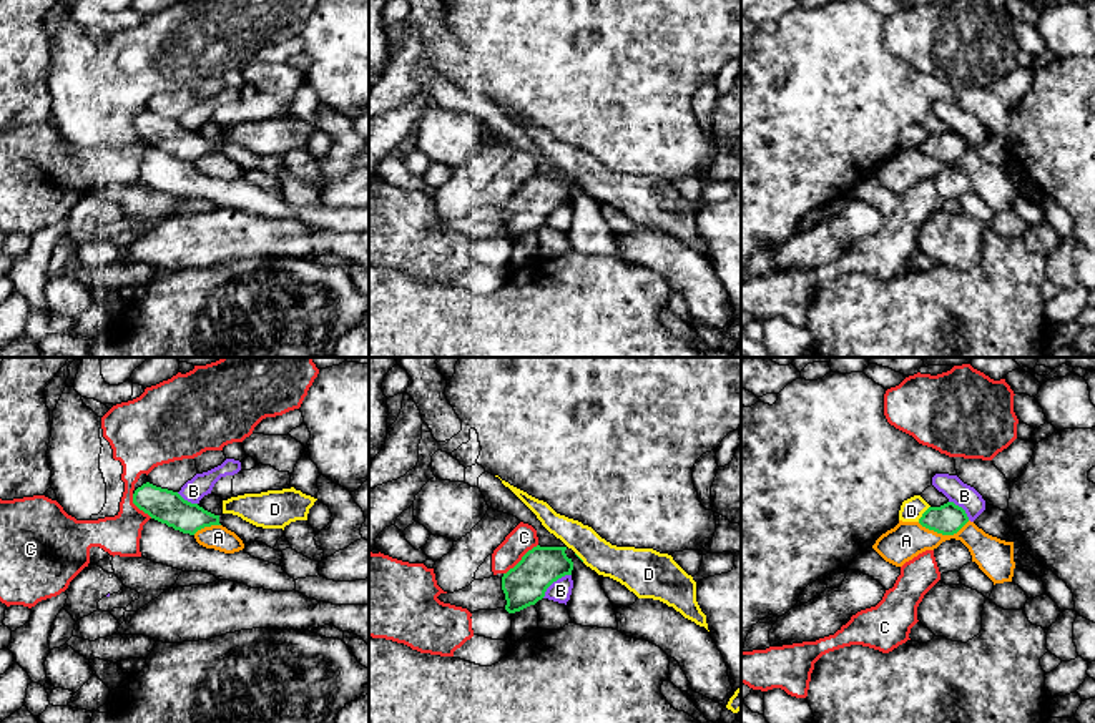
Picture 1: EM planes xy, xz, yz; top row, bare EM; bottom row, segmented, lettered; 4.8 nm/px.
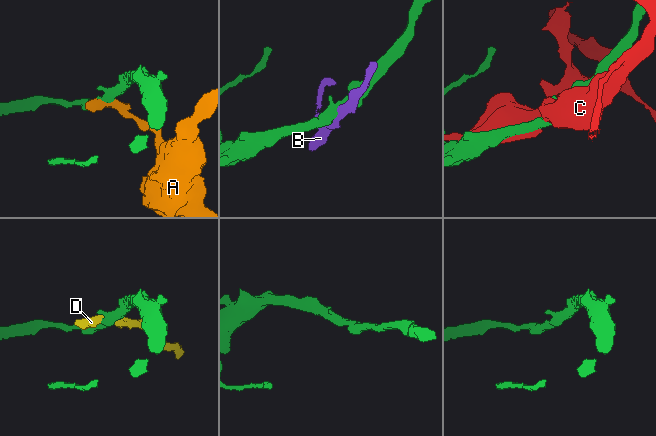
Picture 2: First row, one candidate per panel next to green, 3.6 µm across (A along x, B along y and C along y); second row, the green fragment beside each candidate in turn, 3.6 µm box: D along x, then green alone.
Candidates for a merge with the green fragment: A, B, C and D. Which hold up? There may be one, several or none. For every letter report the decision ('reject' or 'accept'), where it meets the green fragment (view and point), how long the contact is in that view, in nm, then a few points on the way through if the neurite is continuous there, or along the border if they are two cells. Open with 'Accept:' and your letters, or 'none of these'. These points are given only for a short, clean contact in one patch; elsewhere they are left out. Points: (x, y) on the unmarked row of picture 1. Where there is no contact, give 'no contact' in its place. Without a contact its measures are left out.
Accept: none of these
A: reject | yz (942, 162) | 260 nm | along yz (969, 148), (952, 162), (937, 162), (918, 150)
B: reject | xz (554, 208) | 180 nm | along xz (570, 201), (557, 206), (542, 225)
C: reject | xz (522, 186) | 220 nm
D: reject | yz (923, 142) | 100 nm

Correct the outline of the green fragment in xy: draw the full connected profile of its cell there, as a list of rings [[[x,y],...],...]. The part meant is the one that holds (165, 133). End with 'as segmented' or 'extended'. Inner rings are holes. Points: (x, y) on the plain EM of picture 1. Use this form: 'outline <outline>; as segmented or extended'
outline [[[150,110],[135,118],[133,131],[151,146],[189,163],[204,155],[221,153],[219,143],[184,128],[178,120],[156,115]]]; as segmented

